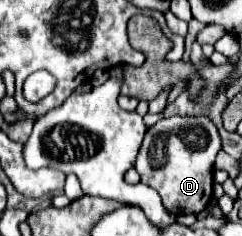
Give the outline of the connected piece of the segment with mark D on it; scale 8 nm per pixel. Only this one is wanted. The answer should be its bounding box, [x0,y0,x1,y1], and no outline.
[135,115,221,215]

